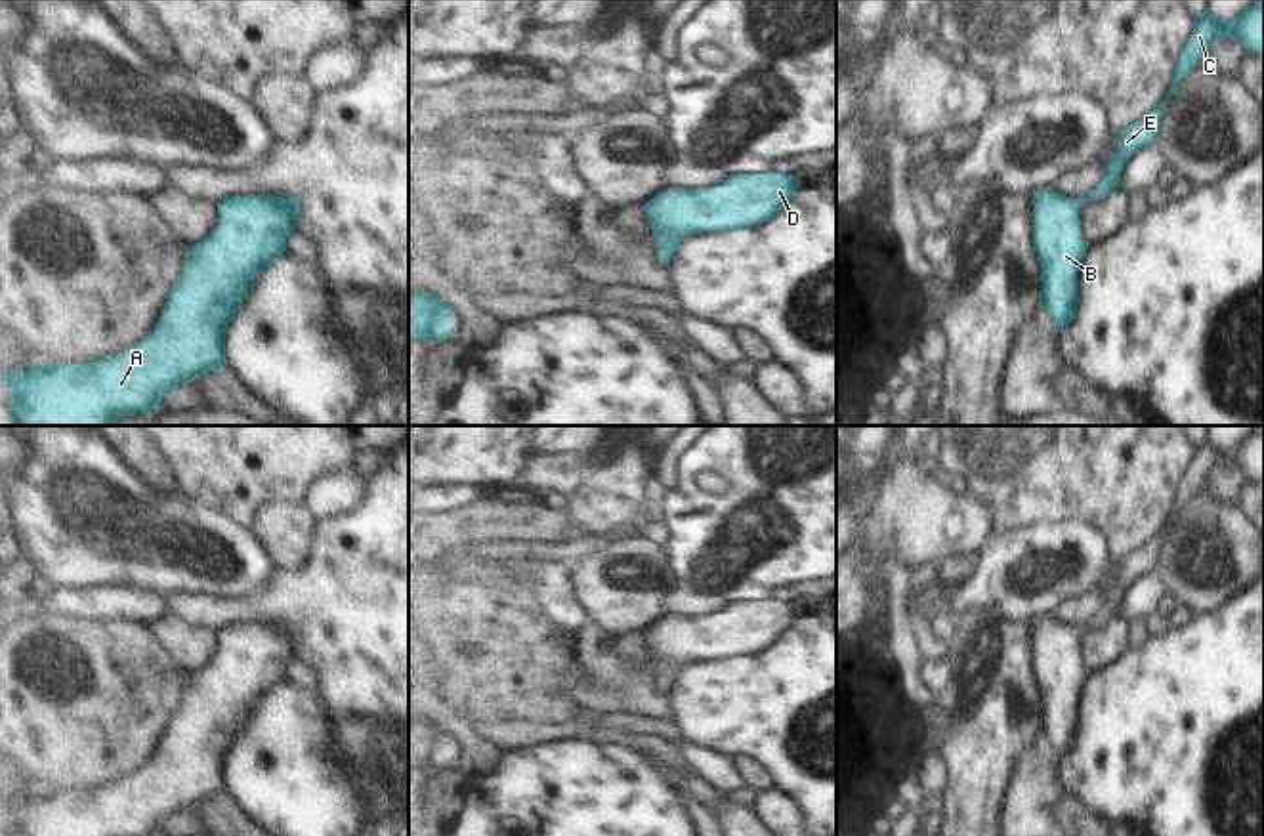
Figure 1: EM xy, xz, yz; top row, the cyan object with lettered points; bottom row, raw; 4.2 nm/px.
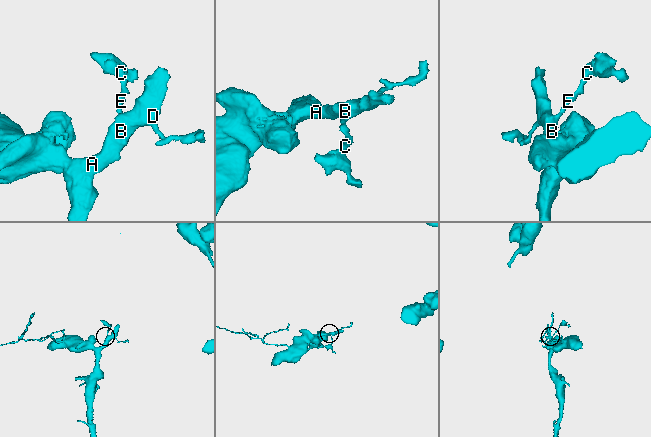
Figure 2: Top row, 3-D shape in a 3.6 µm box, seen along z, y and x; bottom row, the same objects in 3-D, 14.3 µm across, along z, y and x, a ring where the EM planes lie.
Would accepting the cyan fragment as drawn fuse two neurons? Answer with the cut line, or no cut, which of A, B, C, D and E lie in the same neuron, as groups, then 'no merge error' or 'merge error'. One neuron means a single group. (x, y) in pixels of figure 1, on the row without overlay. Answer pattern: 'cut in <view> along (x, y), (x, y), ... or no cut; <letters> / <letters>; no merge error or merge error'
no cut; A B C D E; no merge error

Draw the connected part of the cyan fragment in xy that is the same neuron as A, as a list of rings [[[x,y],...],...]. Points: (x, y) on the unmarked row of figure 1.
[[[246,622],[218,628],[218,655],[199,672],[189,674],[183,699],[149,765],[141,771],[94,790],[40,790],[27,800],[13,796],[4,802],[11,828],[8,836],[160,836],[162,826],[176,815],[200,807],[227,794],[225,760],[256,704],[286,678],[286,666],[296,658],[300,632],[277,622]]]

